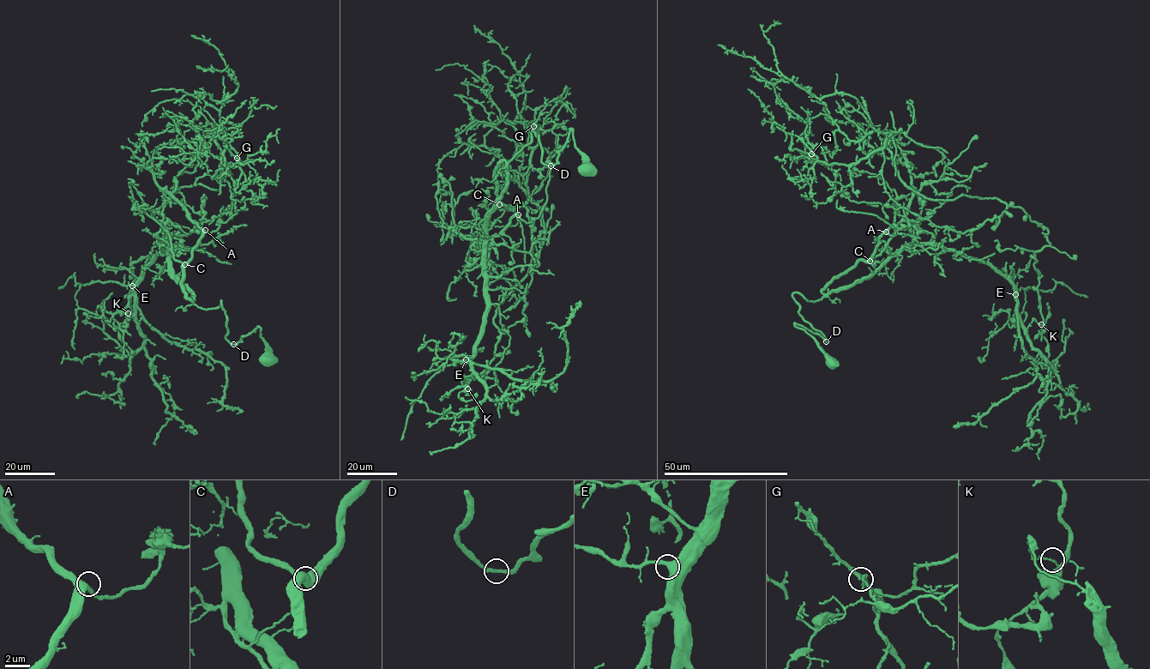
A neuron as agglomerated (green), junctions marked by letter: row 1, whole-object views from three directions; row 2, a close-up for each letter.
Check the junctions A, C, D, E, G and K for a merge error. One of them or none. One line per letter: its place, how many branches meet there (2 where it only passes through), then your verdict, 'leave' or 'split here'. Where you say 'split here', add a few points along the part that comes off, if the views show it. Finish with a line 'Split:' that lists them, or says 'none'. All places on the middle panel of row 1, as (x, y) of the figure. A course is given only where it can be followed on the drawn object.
A: place (518, 214); branches 2; leave
C: place (499, 204); branches 2; leave
D: place (550, 165); branches 2; leave
E: place (466, 359); branches 2; leave
G: place (533, 126); branches 3; leave
K: place (467, 388); branches 2; split here; course (467, 388), (496, 382), (496, 310), (532, 245), (510, 206), (523, 85), (473, 25)
Split: K

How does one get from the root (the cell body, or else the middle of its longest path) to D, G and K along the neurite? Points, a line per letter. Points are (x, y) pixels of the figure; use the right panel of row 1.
D: (833, 361), (811, 336), (795, 324), (818, 334), (827, 341)
G: (833, 361), (792, 294), (871, 257), (909, 171), (944, 155), (892, 133), (848, 165), (811, 153)
K: (833, 361), (795, 325), (827, 341), (792, 294), (819, 300), (913, 244), (993, 266), (1022, 326), (1041, 324)

